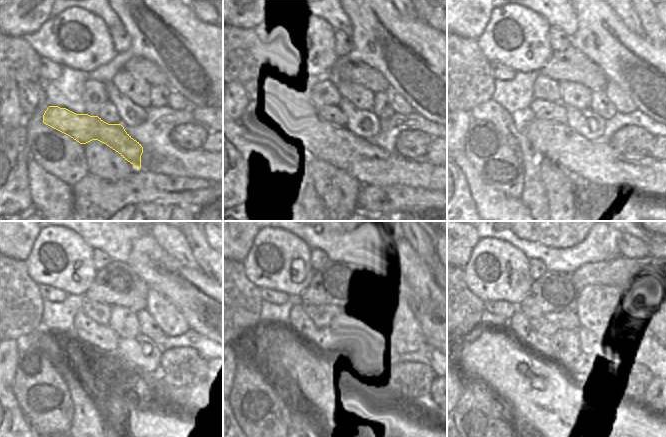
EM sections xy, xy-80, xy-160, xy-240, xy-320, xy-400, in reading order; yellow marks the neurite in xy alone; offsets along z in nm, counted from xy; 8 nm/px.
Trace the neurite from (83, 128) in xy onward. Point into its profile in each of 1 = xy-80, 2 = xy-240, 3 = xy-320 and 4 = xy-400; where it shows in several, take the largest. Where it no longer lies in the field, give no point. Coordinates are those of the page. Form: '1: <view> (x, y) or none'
1: xy-80 (370, 165)
2: xy-240 (117, 375)
3: xy-320 (424, 410)
4: none

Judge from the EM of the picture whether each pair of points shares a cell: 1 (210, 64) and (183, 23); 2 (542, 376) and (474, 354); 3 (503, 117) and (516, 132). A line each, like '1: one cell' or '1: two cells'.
1: one cell
2: one cell
3: two cells

